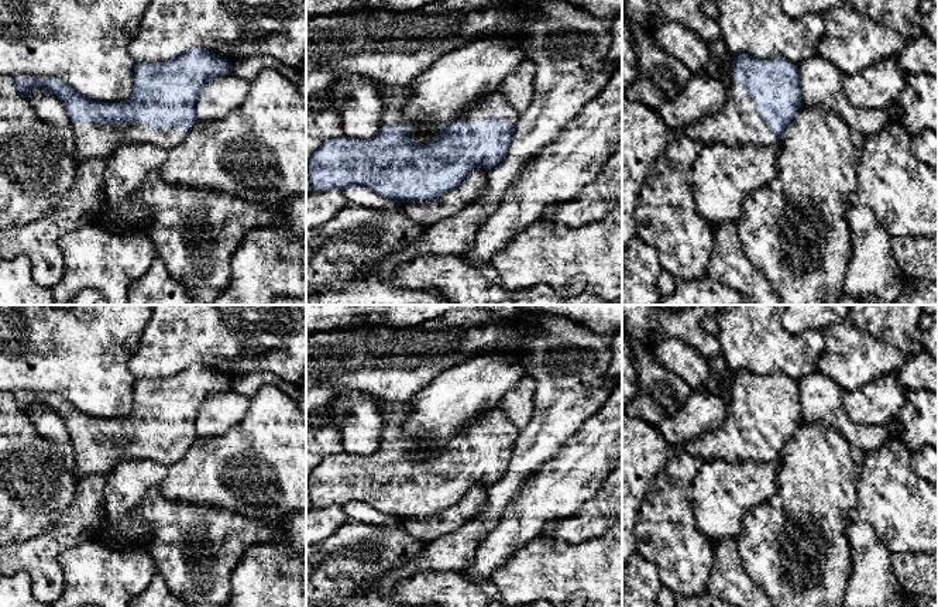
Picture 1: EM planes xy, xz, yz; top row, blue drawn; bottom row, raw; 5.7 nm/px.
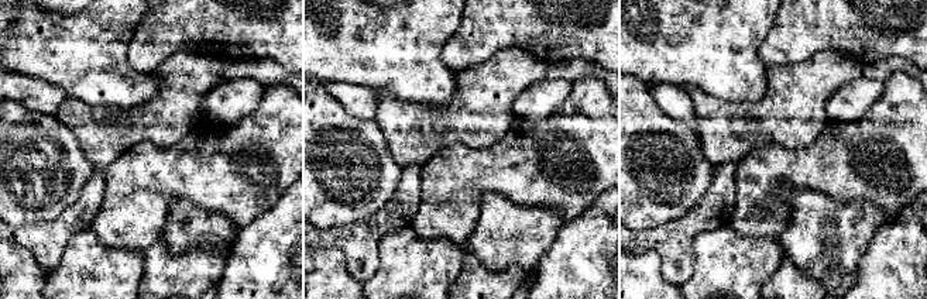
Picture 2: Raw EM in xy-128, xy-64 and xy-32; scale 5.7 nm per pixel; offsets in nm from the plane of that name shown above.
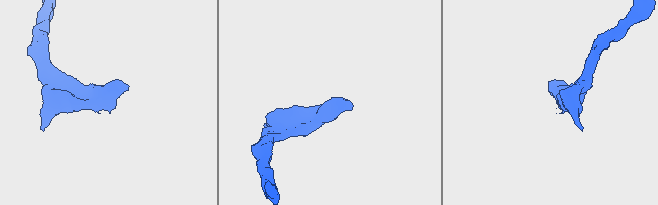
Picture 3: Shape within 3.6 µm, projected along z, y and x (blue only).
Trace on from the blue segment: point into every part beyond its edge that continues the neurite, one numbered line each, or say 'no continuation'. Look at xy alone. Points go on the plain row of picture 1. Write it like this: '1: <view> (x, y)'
1: xy (92, 456)

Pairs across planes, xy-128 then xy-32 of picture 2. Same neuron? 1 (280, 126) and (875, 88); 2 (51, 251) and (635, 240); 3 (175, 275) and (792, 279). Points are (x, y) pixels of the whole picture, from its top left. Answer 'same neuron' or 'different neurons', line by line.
1: different neurons
2: same neuron
3: same neuron

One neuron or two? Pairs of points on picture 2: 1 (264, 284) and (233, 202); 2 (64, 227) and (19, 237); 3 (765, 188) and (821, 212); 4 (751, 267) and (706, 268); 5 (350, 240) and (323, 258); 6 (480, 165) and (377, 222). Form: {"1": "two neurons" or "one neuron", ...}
{"1": "two neurons", "2": "one neuron", "3": "two neurons", "4": "one neuron", "5": "two neurons", "6": "two neurons"}

